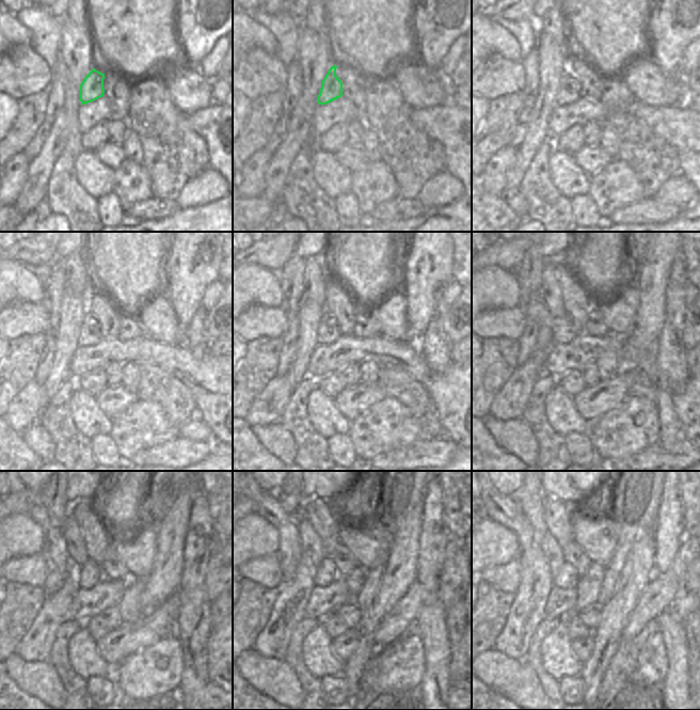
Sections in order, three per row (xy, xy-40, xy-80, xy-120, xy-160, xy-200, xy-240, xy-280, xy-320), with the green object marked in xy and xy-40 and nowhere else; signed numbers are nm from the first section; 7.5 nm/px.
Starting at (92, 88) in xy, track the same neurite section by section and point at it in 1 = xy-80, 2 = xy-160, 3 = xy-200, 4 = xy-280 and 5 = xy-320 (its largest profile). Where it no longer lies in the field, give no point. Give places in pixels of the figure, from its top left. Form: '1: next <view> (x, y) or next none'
1: next xy-80 (570, 91)
2: next xy-160 (329, 331)
3: next xy-200 (566, 330)
4: next xy-280 (327, 572)
5: next xy-320 (567, 578)

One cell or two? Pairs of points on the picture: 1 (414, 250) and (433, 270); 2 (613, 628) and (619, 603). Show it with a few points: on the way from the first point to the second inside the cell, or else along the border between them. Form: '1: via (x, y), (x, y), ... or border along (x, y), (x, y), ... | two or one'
1: via (419, 255), (427, 263), (428, 268) | one
2: via (613, 621), (617, 610) | one

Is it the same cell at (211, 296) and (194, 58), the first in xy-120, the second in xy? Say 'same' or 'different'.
different

